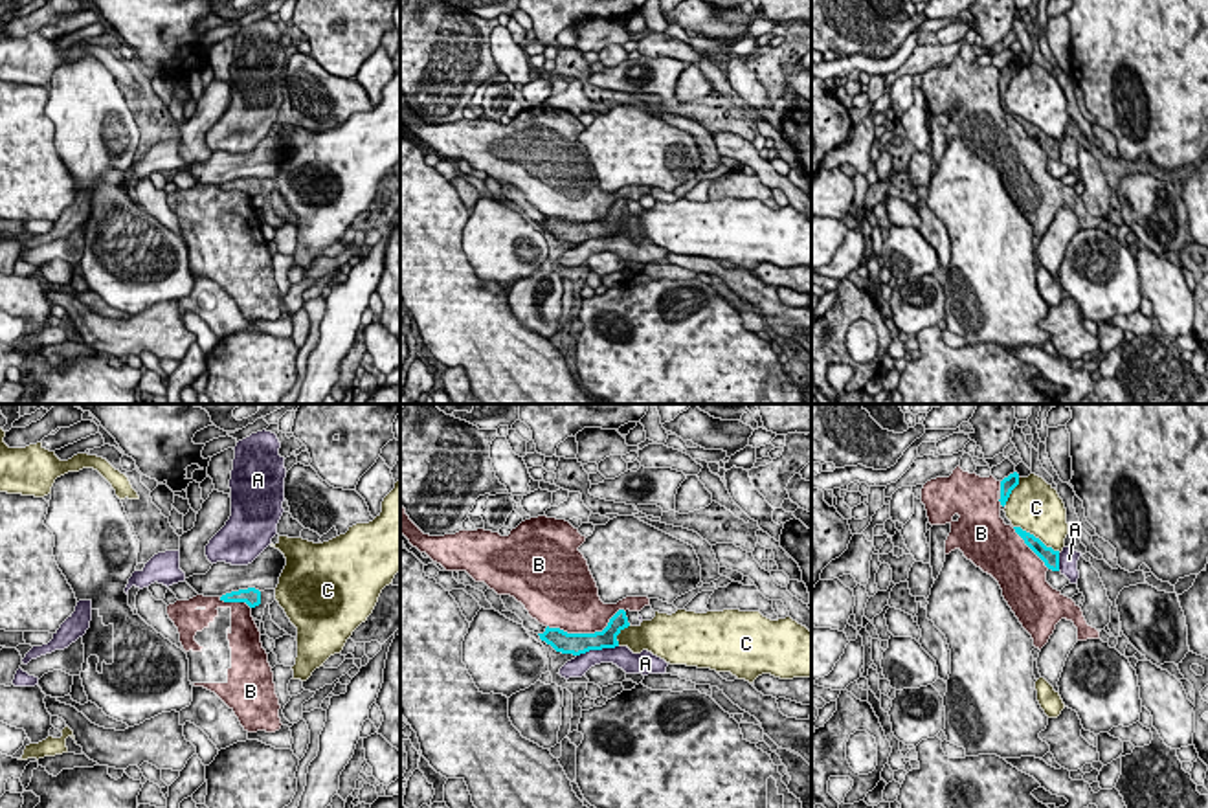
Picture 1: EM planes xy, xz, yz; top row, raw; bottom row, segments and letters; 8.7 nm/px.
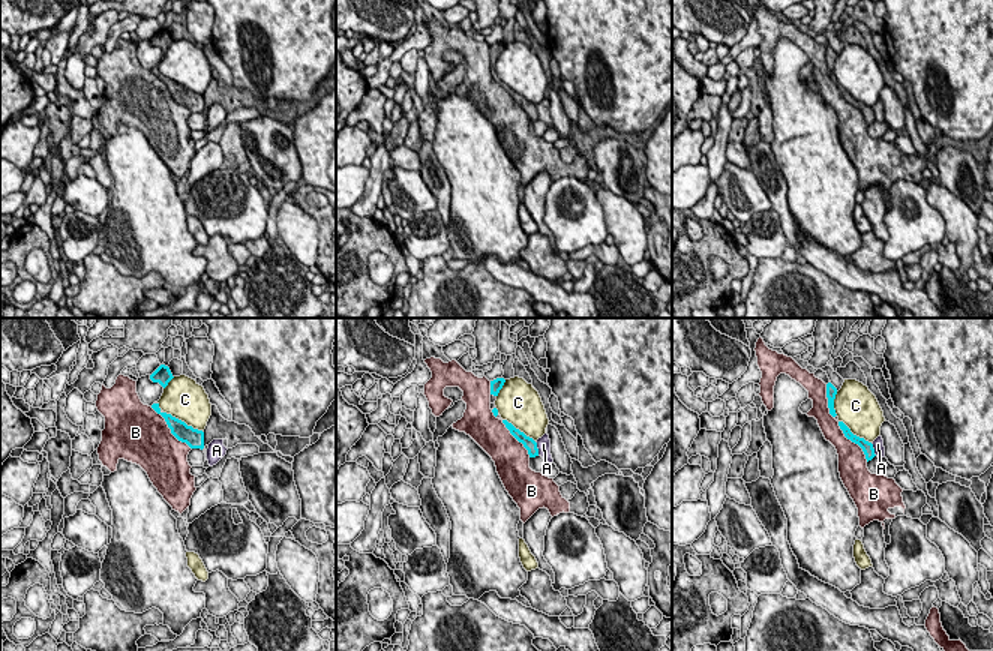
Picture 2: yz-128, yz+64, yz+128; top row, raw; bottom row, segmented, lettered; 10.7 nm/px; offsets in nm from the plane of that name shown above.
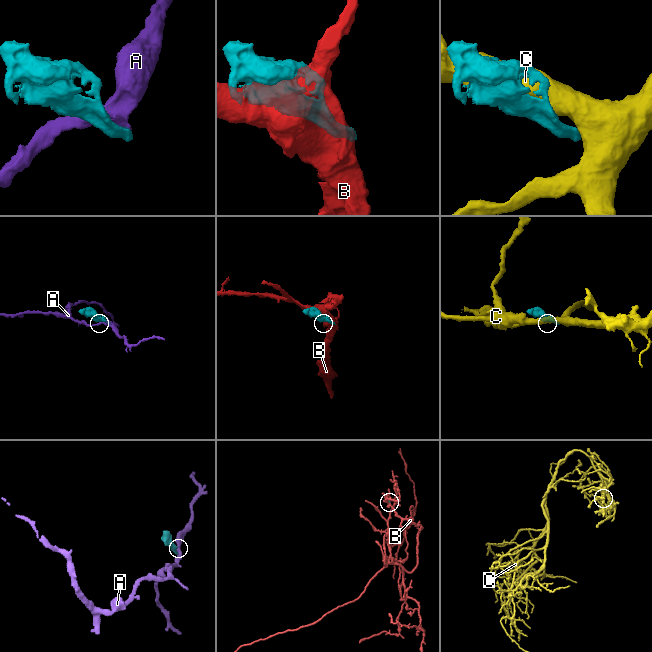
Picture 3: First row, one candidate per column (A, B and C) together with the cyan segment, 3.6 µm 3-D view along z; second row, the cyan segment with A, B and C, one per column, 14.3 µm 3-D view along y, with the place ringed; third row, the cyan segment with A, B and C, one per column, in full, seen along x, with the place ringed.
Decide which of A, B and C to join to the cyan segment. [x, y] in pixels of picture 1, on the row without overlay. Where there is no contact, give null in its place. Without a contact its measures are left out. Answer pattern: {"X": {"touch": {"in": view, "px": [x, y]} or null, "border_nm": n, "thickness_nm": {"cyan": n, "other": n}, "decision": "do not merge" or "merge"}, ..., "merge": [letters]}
{"A": {"touch": {"in": "xz", "px": [597, 237]}, "border_nm": 380, "thickness_nm": {"cyan": 190, "other": 190}, "decision": "do not merge"}, "B": {"touch": {"in": "xz", "px": [586, 223]}, "border_nm": 700, "thickness_nm": {"cyan": 190, "other": 440}, "decision": "do not merge"}, "C": {"touch": {"in": "yz", "px": [1038, 127]}, "border_nm": 480, "thickness_nm": {"cyan": 140, "other": 420}, "decision": "do not merge"}, "merge": []}

